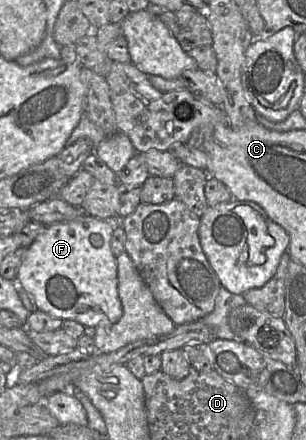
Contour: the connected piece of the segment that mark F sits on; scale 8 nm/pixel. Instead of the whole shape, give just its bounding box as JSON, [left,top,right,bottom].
[16,214,123,327]

